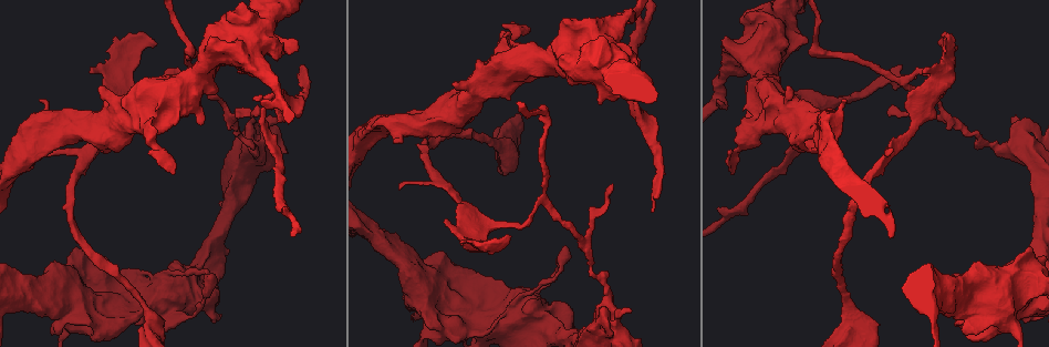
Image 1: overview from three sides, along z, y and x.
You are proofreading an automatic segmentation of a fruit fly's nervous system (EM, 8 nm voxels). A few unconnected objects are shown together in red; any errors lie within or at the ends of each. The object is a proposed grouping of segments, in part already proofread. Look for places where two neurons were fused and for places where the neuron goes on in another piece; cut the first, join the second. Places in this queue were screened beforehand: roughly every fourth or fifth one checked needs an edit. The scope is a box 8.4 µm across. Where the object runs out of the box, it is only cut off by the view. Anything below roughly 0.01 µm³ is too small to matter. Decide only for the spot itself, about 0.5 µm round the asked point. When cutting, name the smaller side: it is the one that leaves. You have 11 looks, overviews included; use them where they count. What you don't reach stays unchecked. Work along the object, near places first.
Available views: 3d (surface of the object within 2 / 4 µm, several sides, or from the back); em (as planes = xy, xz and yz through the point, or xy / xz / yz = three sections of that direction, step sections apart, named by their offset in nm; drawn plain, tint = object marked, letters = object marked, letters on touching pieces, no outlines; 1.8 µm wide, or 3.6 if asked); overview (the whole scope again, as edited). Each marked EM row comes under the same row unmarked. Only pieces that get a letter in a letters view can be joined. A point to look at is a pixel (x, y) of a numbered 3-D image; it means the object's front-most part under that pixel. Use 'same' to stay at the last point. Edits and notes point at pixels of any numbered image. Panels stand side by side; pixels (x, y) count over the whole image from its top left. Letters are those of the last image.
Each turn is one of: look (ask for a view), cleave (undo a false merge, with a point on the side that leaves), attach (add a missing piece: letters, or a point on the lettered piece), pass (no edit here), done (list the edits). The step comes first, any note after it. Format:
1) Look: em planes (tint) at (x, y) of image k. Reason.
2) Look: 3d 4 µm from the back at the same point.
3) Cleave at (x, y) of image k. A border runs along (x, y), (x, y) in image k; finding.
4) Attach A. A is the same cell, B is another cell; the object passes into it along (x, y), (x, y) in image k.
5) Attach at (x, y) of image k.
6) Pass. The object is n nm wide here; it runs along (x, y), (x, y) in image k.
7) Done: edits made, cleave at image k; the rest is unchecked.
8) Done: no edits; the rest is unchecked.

Look: 3d 4 µm at (845, 95) of image 1. Sudden change in width.

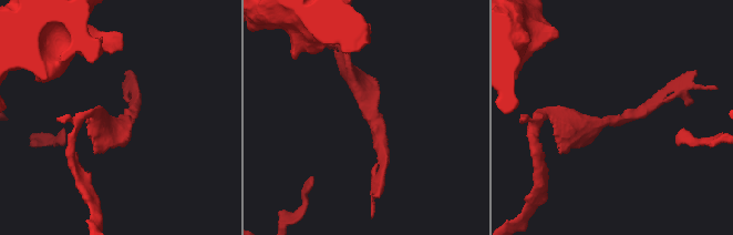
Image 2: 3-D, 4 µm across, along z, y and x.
Look: em planes (letters) at (612, 119) of image 2. Now the EM.

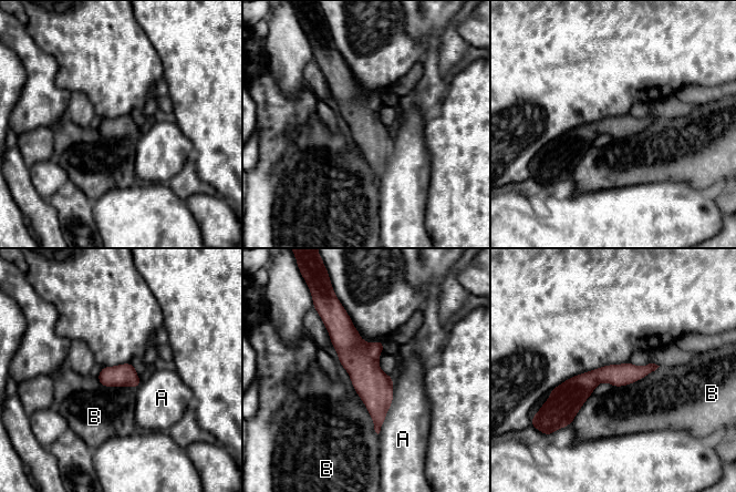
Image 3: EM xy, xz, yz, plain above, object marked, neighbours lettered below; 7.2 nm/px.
Pass. The longest contact is with A, 420 nm; A and B are other cells; it runs along (332, 316), (375, 388), (377, 428) in image 3; all the same neuron.

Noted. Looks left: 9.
Look: 3d 2 µm at (916, 76) of image 1. Tapers out.

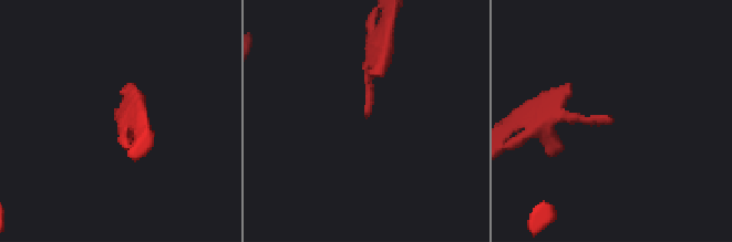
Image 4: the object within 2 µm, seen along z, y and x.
Look: em yz step 4 (tint) at (120, 122) of image 4. Now the EM.

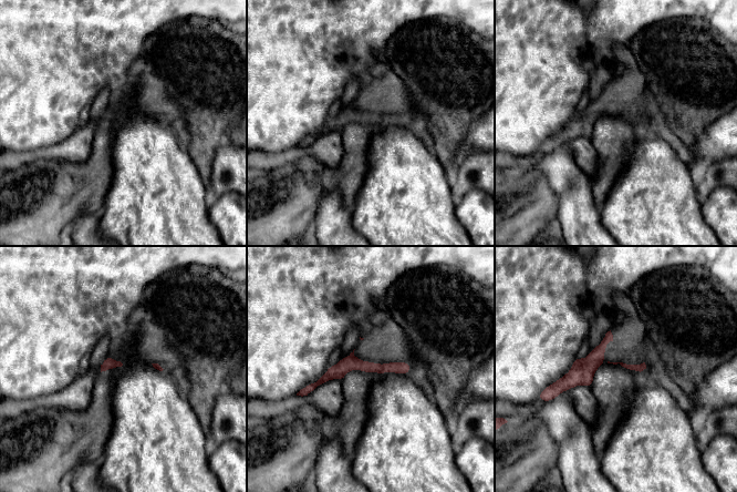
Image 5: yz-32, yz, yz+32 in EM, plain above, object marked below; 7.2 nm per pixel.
Look: em planes (letters) at the same point.

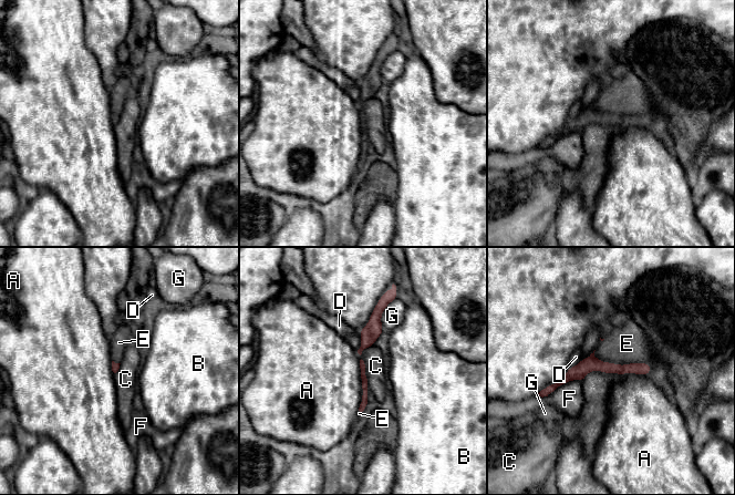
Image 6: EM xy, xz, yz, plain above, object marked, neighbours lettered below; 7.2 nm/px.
Attach E. E is the same cell, A, B, C, D, F and G are other cells; the object passes into it along (590, 363), (621, 365), (627, 343) in image 6; the neuron continues.

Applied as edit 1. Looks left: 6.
Look: em planes (letters) at (949, 118) of image 1. Branch point.

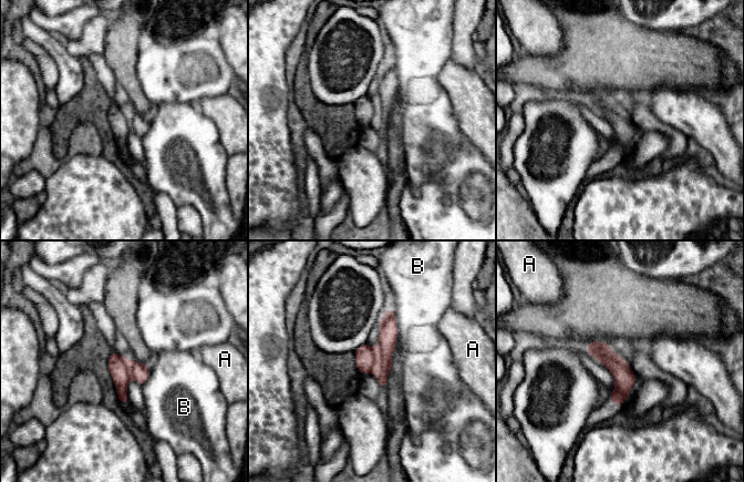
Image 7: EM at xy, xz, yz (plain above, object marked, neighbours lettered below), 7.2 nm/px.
Cleave at (367, 359) of image 7. The object is 150 nm wide here; A and B are other cells; the part that leaves runs along (593, 344), (620, 370), (616, 401) in image 7; two neurons meet here.

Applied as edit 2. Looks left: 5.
Look: 3d 4 µm at (1023, 150) of image 1. Arms run side by side.

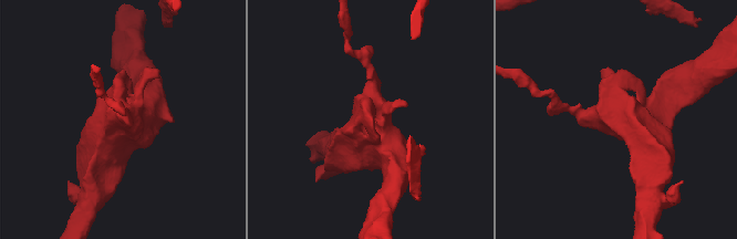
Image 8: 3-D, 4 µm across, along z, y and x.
Look: em planes (letters) at (120, 119) of image 8. Shape alone is not enough.

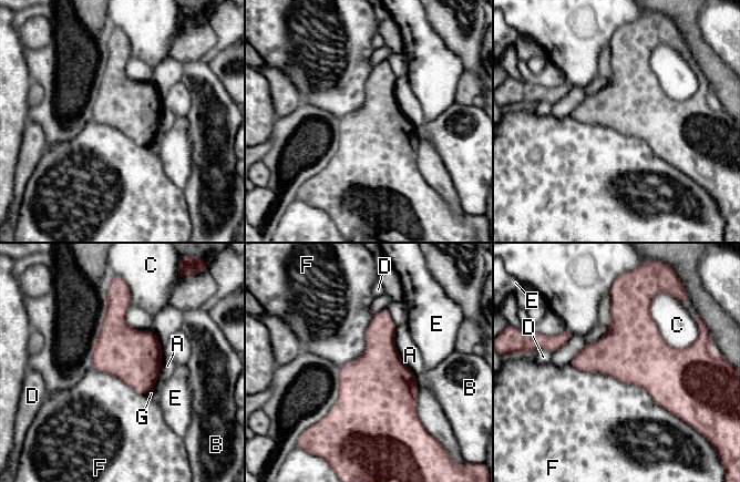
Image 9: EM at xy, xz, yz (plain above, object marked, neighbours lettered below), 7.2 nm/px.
Pass. A, B, C, D, E, F and G are other cells; a border runs along (568, 363), (640, 386), (676, 417) in image 9; one neuron here.

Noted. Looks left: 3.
Look: 3d 4 µm at (67, 306) of image 1. Abrupt turn.

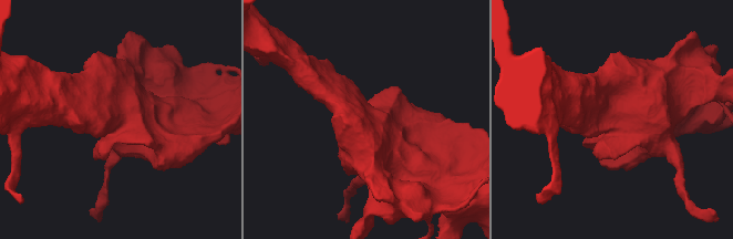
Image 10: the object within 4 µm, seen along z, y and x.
Look: em 3.6 µm xy step 8 (tint) at (369, 116) of image 10. Need the tissue.

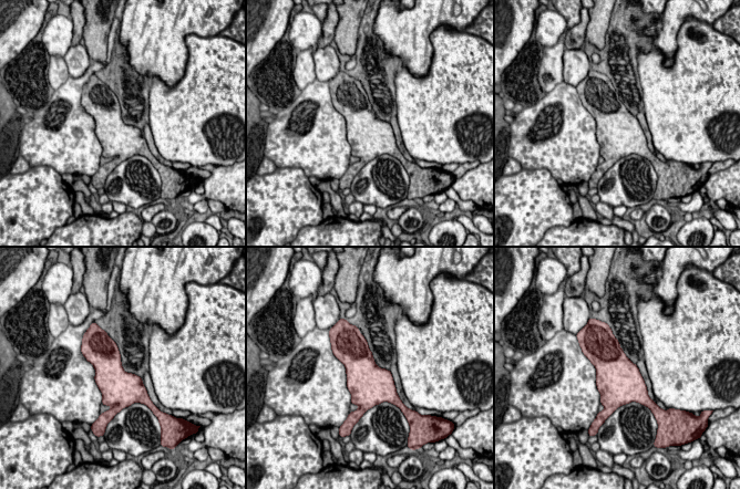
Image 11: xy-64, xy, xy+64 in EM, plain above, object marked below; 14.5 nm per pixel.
Look: em 3.6 µm planes (letters) at the same point. Another direction.

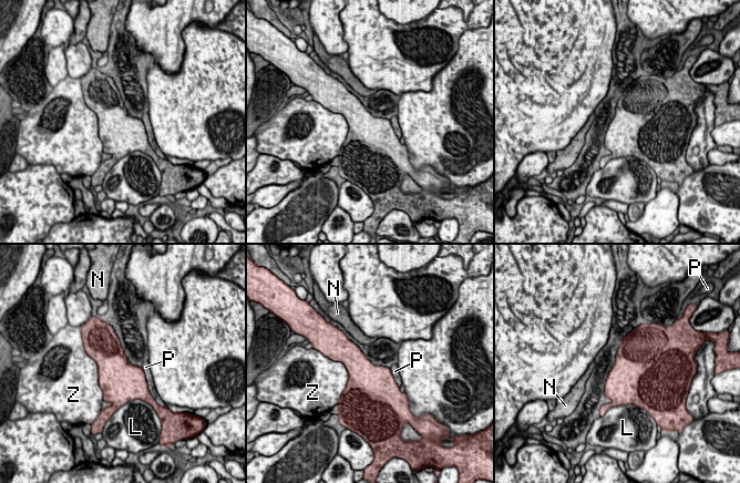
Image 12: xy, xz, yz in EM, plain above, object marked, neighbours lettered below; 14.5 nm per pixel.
Pass. The object is 480 nm wide here; L, N, P and Z are other cells; a border runs along (141, 368), (151, 393) in image 12; one neuron here.

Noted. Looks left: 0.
Done: edits made, attach at image 6, cleave at image 7; the rest is unchecked.

